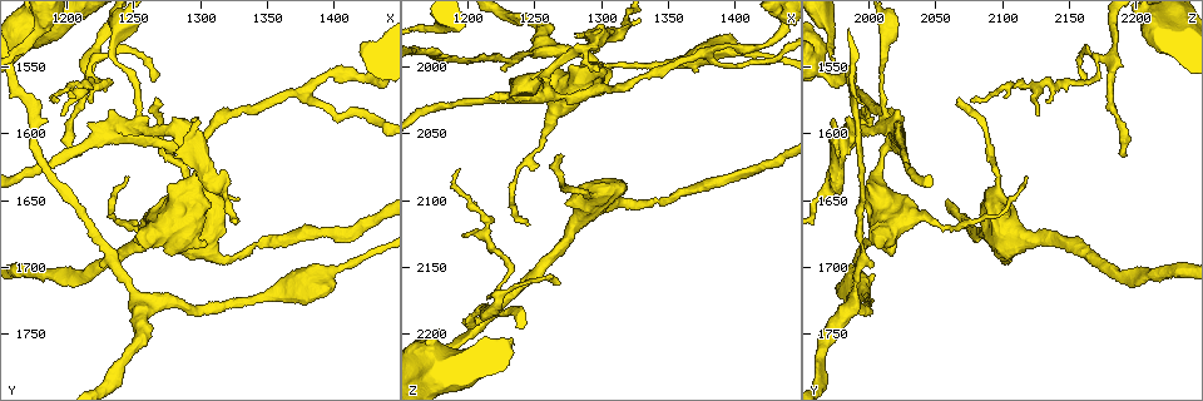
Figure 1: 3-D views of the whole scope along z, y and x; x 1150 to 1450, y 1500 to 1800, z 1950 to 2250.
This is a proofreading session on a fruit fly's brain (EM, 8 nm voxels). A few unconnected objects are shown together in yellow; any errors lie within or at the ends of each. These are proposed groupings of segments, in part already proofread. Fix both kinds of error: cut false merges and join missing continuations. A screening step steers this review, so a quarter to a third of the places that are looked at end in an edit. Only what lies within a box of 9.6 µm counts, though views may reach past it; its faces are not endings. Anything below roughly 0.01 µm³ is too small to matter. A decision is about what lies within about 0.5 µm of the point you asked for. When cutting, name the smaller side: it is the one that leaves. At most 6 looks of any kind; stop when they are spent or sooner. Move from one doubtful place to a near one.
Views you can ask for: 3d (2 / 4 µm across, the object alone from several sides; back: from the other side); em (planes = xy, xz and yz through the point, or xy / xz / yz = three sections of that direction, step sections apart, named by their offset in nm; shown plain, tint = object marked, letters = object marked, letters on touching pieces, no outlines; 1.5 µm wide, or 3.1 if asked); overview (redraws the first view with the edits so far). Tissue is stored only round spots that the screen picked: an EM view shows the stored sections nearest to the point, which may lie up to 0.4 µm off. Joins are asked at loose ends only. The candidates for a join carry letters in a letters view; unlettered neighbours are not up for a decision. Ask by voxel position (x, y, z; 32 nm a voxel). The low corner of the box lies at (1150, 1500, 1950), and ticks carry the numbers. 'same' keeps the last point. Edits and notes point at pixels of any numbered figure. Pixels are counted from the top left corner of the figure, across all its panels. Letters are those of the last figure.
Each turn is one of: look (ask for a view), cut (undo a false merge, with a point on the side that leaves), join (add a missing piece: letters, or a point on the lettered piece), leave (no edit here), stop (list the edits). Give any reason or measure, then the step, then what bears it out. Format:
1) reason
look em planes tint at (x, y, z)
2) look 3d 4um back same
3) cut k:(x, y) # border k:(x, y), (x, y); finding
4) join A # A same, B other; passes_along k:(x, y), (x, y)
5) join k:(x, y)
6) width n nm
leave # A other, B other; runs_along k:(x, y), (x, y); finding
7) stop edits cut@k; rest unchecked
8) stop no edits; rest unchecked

looks like a crossing
look 3d 4um back at (1250, 1596, 2018)

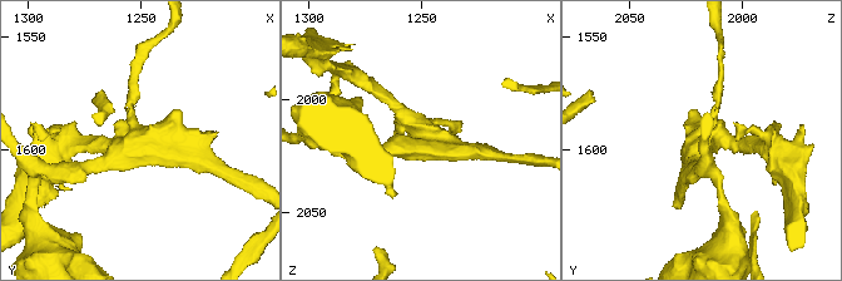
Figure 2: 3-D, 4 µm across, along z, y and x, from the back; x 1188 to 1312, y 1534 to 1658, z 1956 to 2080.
look em planes letters at (1252, 1596, 2017)

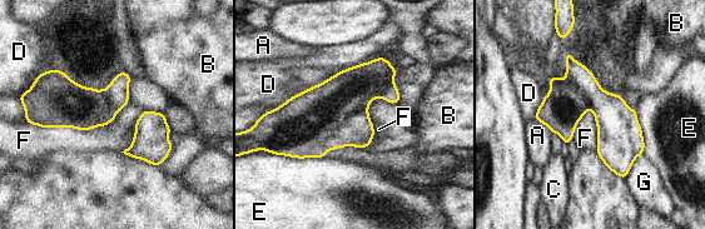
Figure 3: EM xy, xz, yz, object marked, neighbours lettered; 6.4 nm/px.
longest_contact F 650 nm
cut 3:(304, 122) # A other, B other, C other, D other, E other, F other, G other; border 3:(366, 109), (348, 115), (322, 145); two neurons meet here

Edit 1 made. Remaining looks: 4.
calibre changes
look em planes tint at (1170, 1536, 1970)

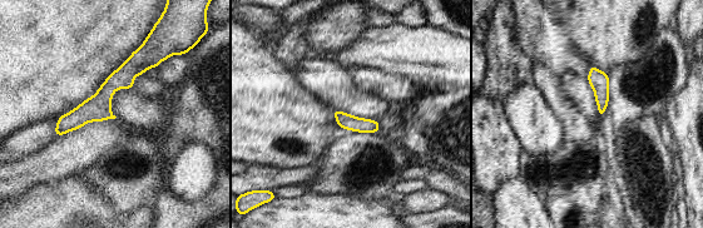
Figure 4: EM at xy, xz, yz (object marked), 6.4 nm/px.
look em planes letters same

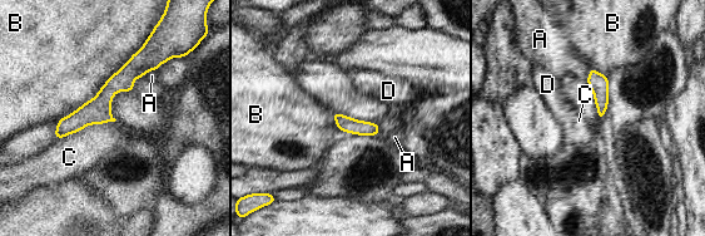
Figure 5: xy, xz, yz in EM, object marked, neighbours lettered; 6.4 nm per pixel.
leave # A other, B other, C other, D other; border 5:(115, 119), (88, 124), (56, 141); all the same neuron

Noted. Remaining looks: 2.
stop edits cut@3; rest unchecked

